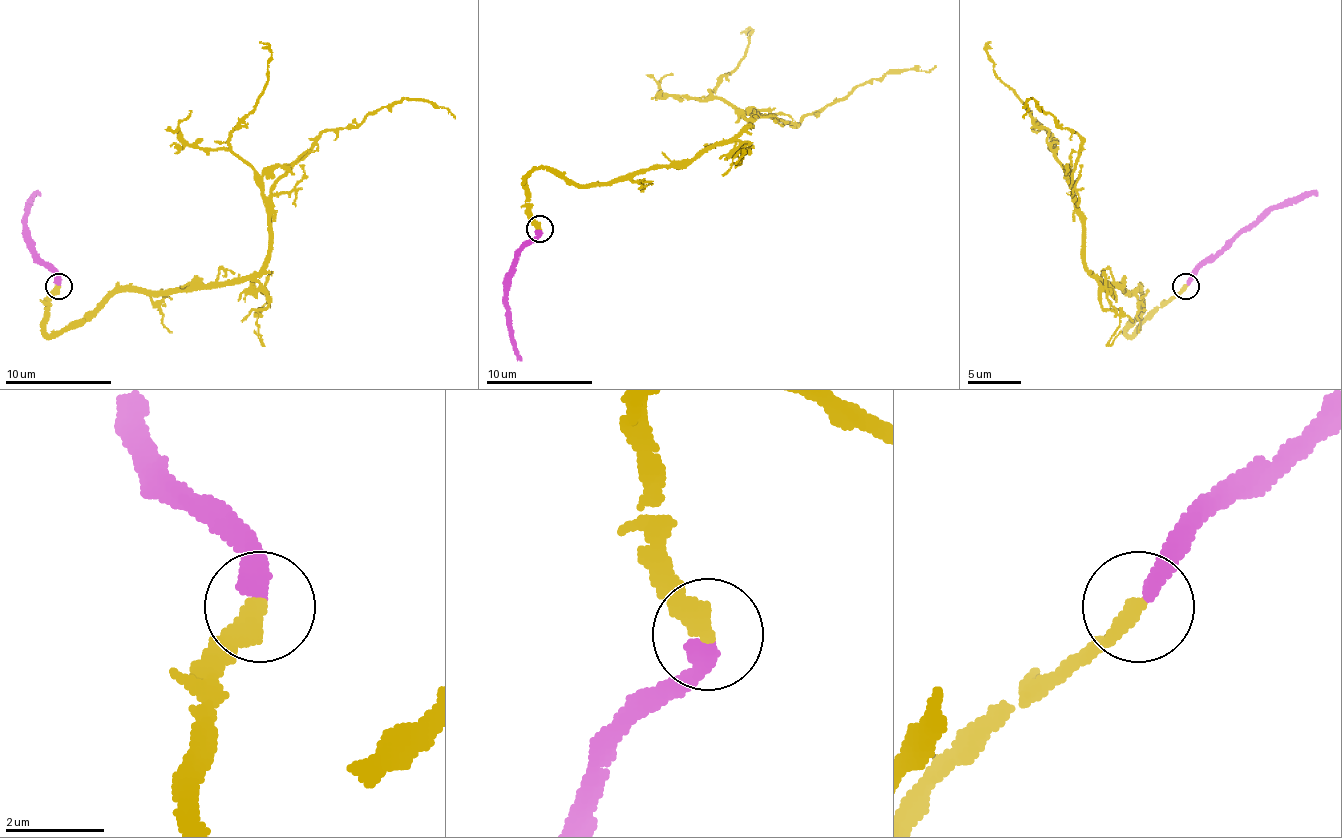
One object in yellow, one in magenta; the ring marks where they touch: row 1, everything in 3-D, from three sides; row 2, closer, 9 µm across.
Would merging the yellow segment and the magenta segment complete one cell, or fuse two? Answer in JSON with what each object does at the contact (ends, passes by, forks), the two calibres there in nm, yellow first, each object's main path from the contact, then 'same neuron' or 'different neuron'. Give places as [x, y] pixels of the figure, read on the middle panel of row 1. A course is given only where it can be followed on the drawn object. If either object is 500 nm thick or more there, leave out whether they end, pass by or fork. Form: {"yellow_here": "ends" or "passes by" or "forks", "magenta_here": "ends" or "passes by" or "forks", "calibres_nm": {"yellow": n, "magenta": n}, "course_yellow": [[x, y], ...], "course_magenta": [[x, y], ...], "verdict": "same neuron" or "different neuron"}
{"yellow_here": "ends", "magenta_here": "ends", "calibres_nm": {"yellow": 400, "magenta": 360}, "course_yellow": [[540, 228], [532, 170], [580, 186], [628, 180], [686, 164], [753, 116], [795, 124], [859, 85], [936, 66]], "course_magenta": [[540, 231], [522, 249], [508, 287], [511, 340], [522, 361]], "verdict": "same neuron"}

